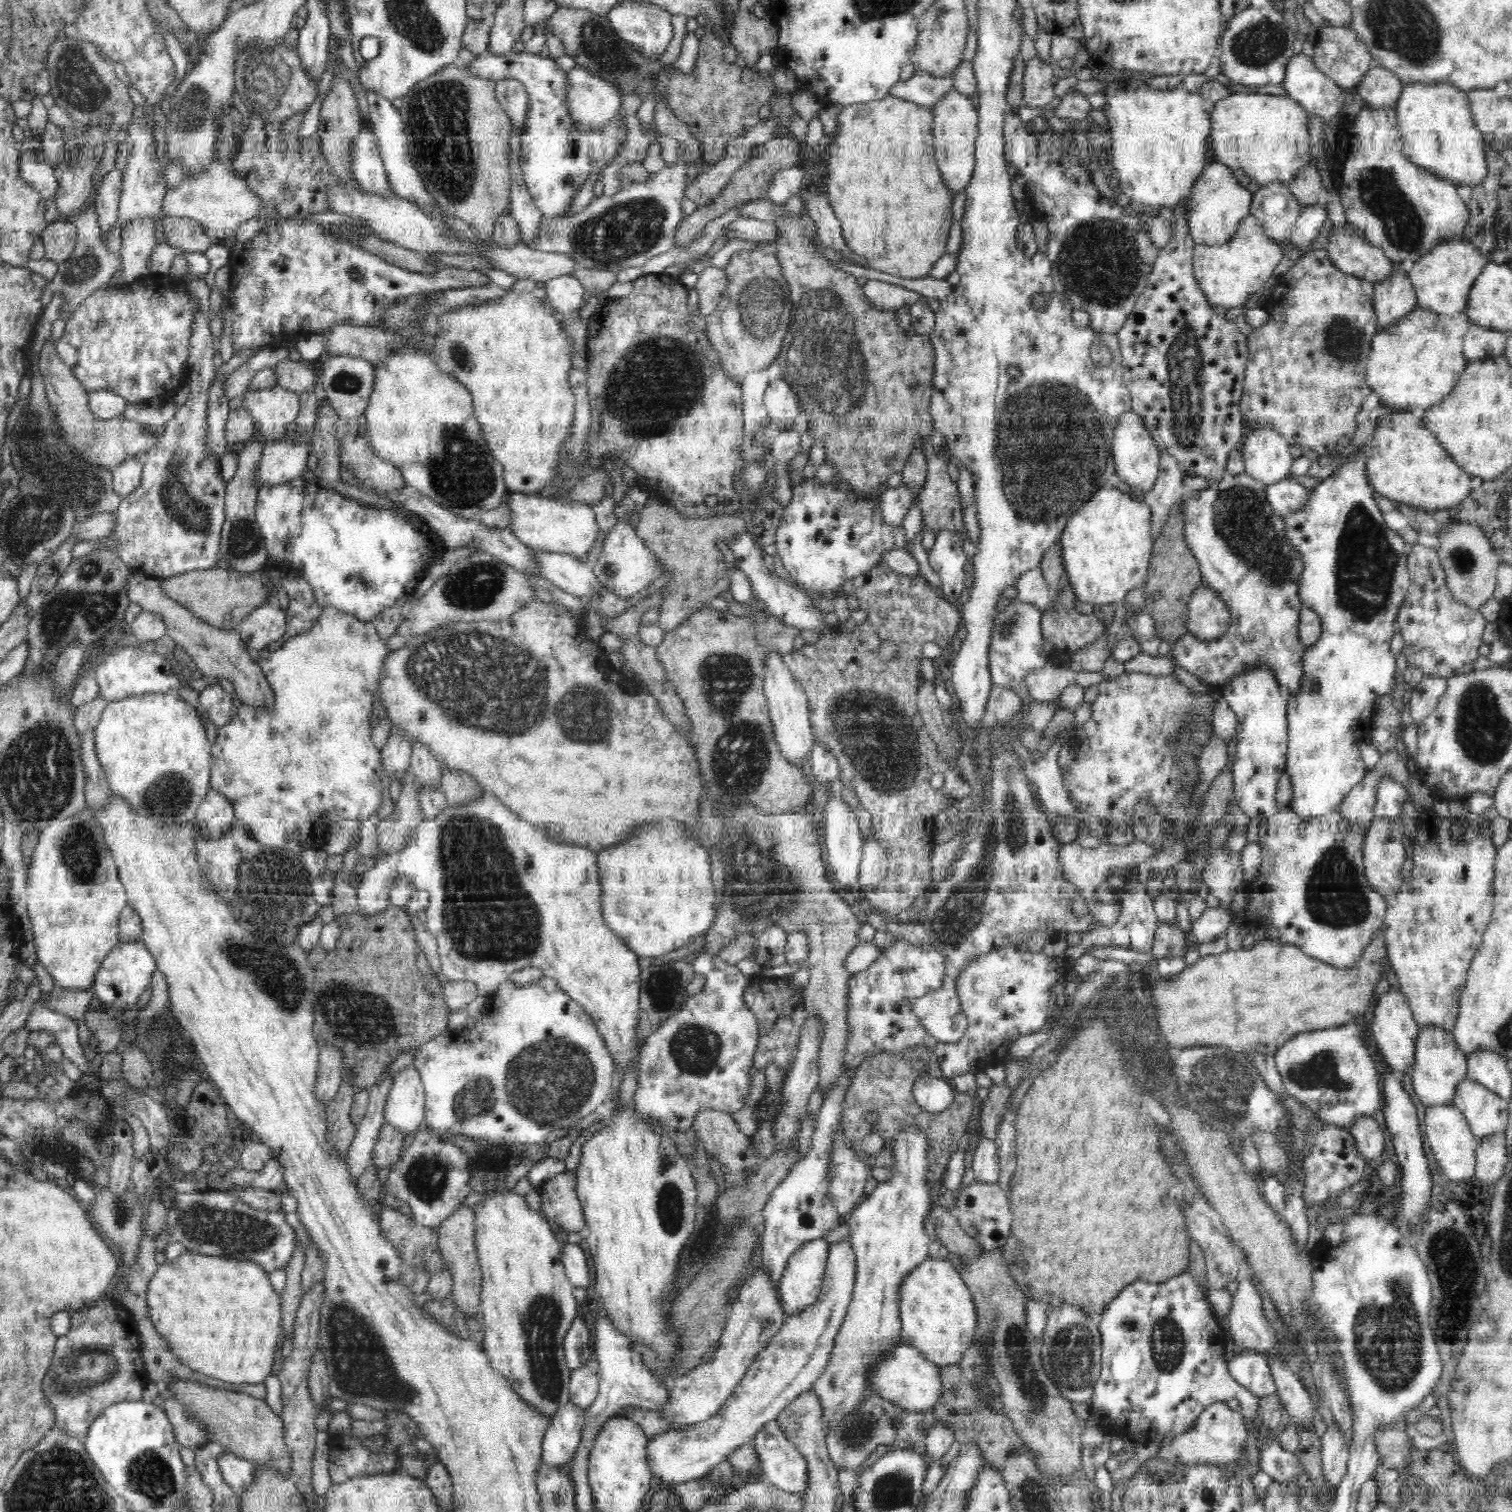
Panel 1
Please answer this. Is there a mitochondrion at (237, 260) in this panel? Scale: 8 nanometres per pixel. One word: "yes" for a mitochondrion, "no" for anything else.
no

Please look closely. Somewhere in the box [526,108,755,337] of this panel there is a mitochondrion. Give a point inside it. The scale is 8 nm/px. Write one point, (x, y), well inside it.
(630, 229)

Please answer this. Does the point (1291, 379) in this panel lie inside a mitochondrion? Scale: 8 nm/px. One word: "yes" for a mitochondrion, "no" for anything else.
no

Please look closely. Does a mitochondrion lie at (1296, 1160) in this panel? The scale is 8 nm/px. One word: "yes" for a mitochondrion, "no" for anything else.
no

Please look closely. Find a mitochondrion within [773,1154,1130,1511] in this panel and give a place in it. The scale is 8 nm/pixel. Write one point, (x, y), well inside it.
(1034, 1387)

